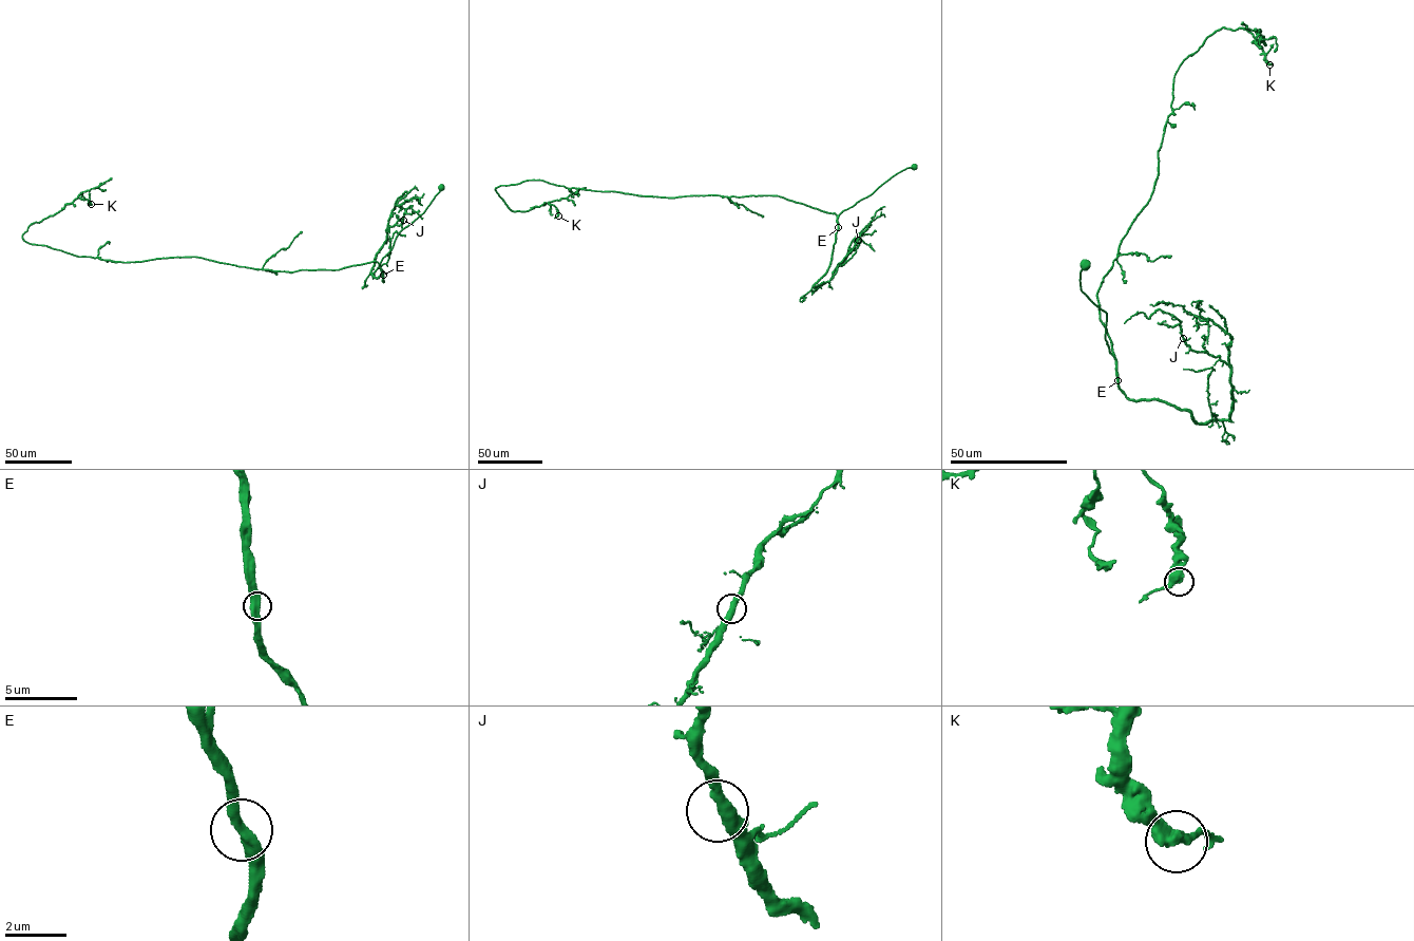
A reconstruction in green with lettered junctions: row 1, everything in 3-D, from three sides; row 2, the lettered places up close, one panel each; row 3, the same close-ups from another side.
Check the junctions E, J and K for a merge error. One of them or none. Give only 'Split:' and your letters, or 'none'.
Split: none

